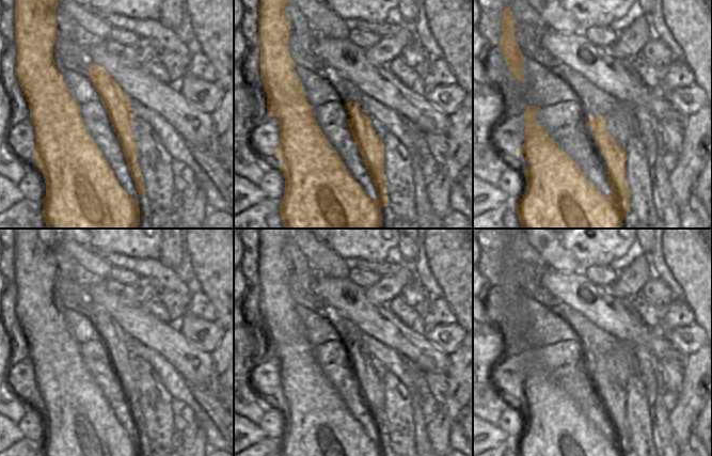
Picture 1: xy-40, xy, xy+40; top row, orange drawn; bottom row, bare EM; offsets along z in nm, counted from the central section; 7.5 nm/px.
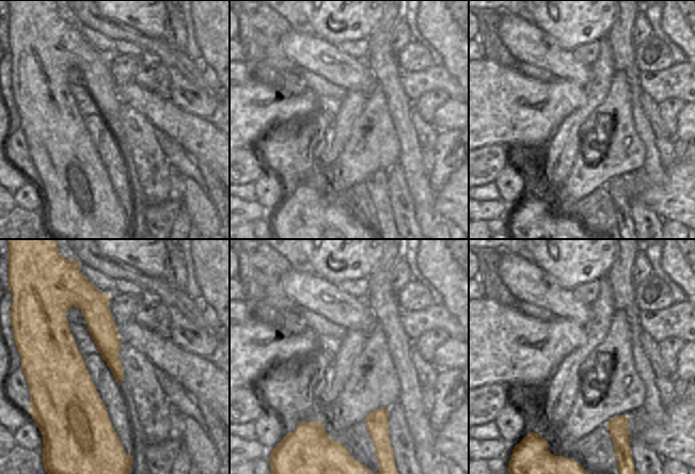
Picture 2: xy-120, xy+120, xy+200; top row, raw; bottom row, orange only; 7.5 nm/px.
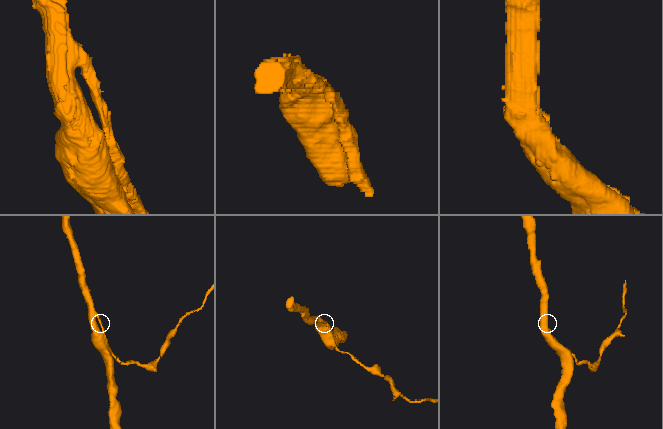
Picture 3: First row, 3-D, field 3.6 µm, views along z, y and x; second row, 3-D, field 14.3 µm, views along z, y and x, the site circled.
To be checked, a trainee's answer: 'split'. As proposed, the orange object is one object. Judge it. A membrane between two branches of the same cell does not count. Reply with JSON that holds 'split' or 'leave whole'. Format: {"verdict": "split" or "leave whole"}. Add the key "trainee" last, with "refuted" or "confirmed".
{"verdict": "leave whole", "trainee": "refuted"}

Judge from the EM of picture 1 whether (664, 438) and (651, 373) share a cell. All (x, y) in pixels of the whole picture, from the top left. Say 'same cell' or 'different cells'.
same cell

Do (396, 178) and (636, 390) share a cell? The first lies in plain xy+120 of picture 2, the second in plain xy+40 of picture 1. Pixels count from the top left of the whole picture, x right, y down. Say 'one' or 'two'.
one

